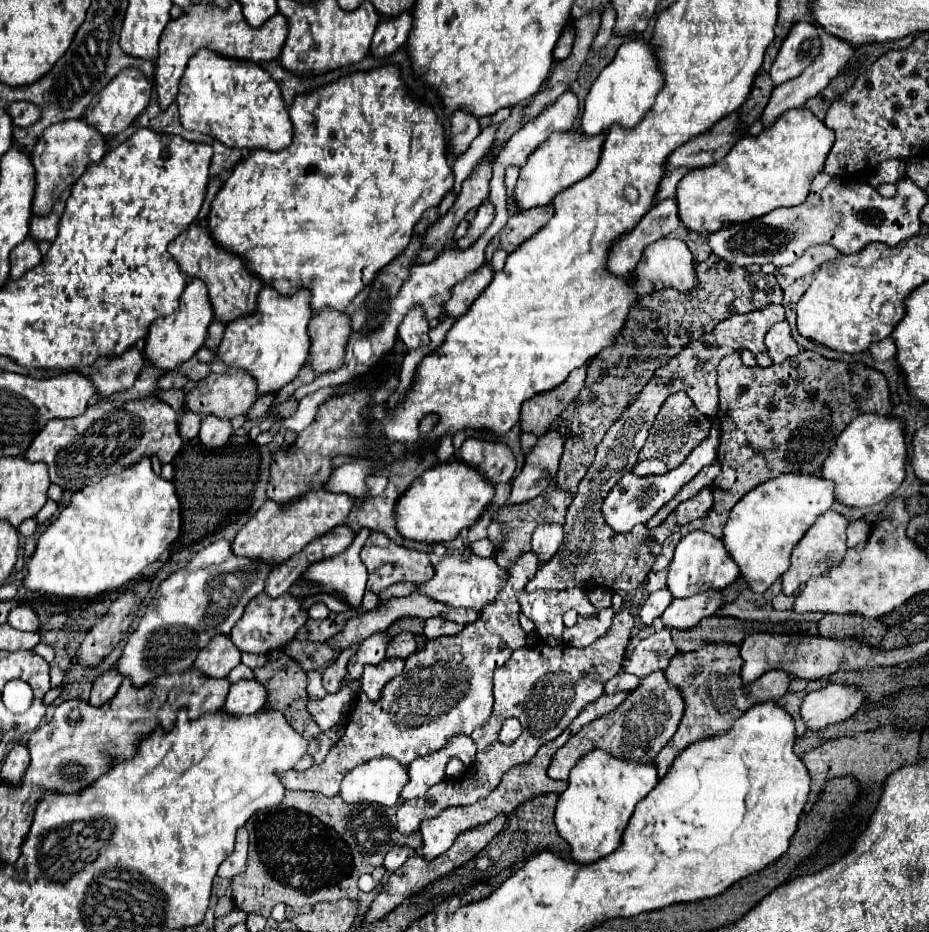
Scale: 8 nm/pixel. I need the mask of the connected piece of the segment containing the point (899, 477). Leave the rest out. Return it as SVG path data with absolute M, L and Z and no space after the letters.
M860 414L836 438L836 448L820 468L820 476L834 482L836 502L848 508L868 508L892 496L904 480L906 442L902 420L876 414Z

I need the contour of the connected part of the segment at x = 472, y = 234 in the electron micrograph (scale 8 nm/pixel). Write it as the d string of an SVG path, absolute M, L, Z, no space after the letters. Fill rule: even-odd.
M484 200L484 202L478 206L476 216L470 220L470 226L468 226L466 236L458 240L458 248L460 248L460 250L470 248L470 246L480 238L480 234L492 224L492 220L494 220L494 206L492 206L490 200Z

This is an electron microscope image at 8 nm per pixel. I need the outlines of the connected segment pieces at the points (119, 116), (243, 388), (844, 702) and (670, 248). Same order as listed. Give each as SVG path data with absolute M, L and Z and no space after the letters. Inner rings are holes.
M124 68L106 88L100 90L100 94L96 94L96 100L92 100L92 104L86 108L84 120L88 126L96 128L104 138L110 138L126 130L144 112L150 98L152 98L152 84L144 78L144 74L136 68Z
M230 368L226 374L210 374L208 378L200 380L196 388L188 390L184 396L186 410L200 412L202 416L214 414L228 420L232 420L234 416L246 414L254 402L256 402L256 380L252 380L246 372L240 372L238 368Z
M826 684L822 690L808 692L800 706L800 716L808 730L818 732L830 724L850 718L864 702L864 694L854 686Z
M662 238L644 250L644 258L634 270L638 280L646 278L650 282L662 284L664 288L692 290L696 286L694 258L682 240Z

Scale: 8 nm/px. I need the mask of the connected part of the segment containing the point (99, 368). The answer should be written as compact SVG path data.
M132 346L118 358L96 360L90 366L90 380L100 396L112 396L116 392L124 392L134 386L134 380L144 362L146 360L142 352Z

